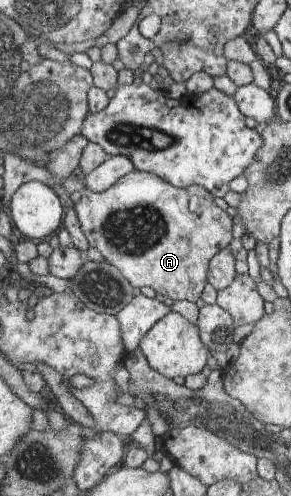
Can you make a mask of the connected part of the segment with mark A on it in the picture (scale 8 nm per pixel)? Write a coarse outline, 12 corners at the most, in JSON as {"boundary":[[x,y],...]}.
{"boundary":[[136,169],[75,209],[134,287],[201,299],[233,219]]}

